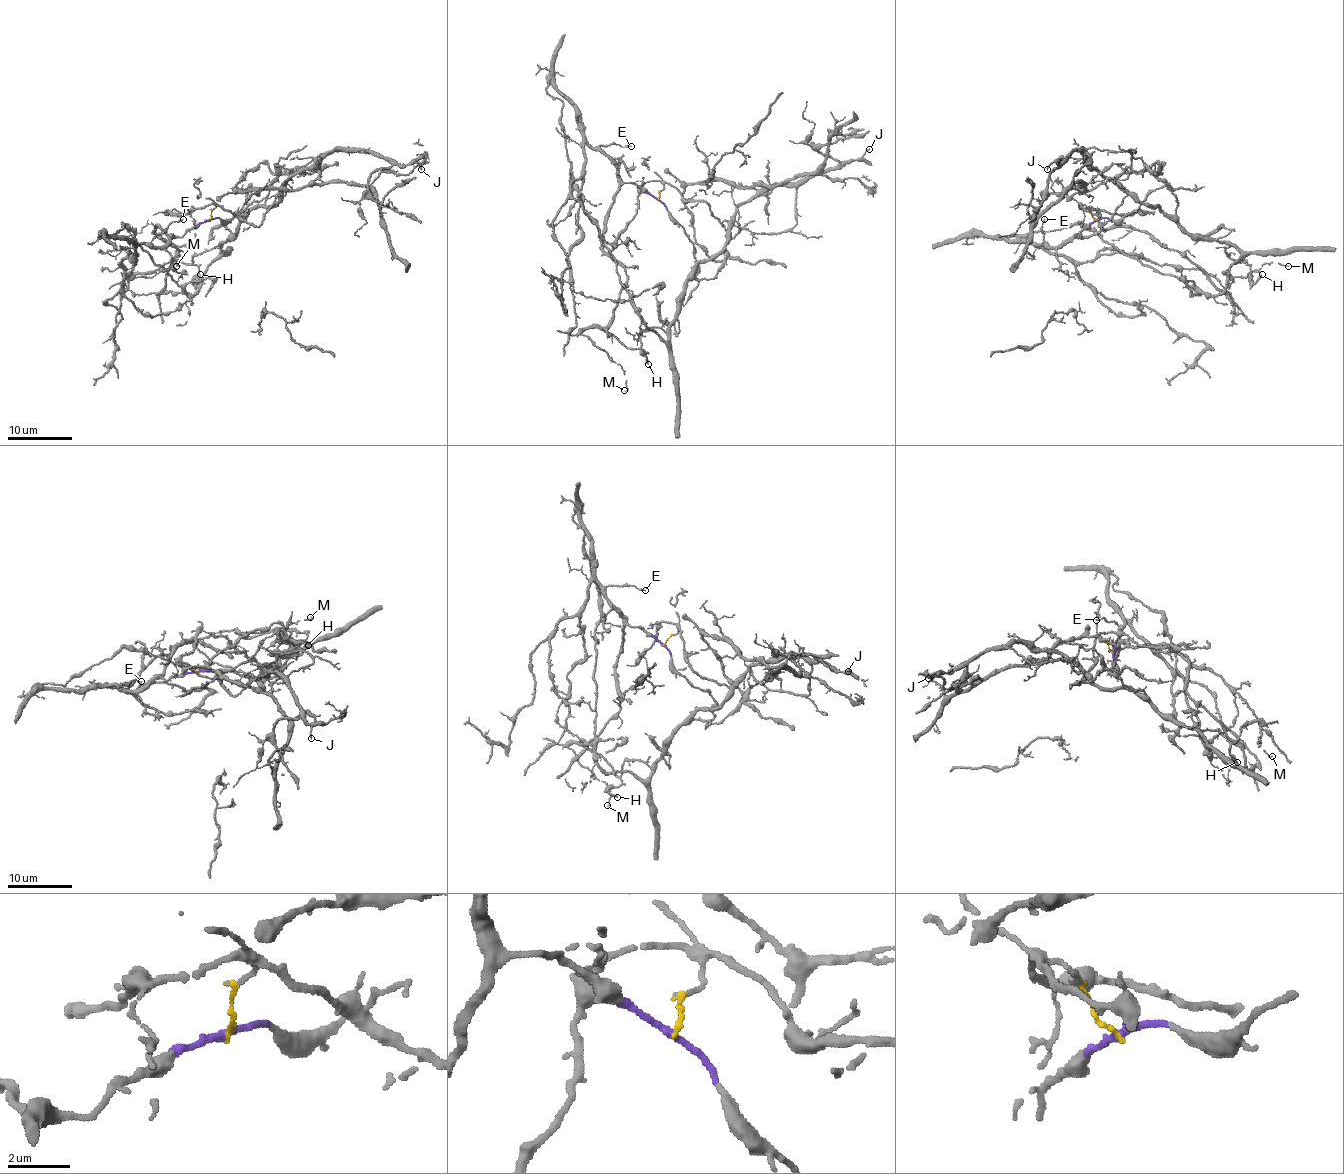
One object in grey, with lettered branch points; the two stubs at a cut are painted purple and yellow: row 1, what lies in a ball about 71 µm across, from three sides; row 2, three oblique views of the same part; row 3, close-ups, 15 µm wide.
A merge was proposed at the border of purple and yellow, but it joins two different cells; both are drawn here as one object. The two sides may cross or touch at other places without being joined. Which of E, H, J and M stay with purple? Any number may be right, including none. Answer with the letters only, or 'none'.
E

